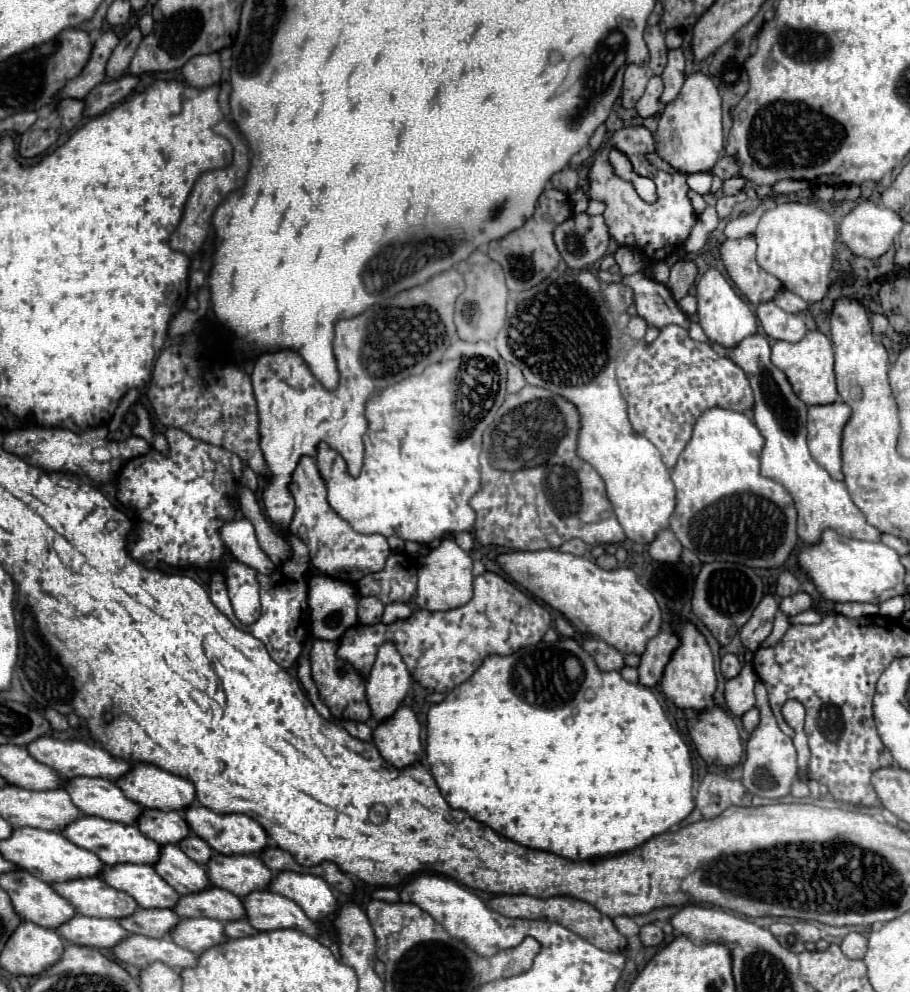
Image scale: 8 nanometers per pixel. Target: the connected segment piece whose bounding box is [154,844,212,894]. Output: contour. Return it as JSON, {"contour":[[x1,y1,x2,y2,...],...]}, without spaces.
{"contour":[[168,844,162,848,154,868,180,894,194,894,212,886,206,868,190,860,176,844]]}

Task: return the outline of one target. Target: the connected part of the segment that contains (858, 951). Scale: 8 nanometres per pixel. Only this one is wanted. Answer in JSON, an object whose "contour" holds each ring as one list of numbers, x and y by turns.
{"contour":[[854,932,842,940,842,952,848,958,864,958,866,948,868,948,868,938,864,934]]}

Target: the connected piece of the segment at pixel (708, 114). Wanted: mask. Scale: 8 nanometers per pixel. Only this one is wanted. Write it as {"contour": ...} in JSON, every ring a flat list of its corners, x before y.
{"contour":[[696,72,686,78,678,98,664,108,654,140,656,154,682,174,710,172,714,168,724,148,722,98,718,94,716,84,708,76]]}

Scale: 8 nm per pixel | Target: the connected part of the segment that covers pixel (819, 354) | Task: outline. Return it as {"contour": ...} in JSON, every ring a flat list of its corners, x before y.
{"contour":[[814,330,814,332,808,332,796,344,778,340,772,346,772,364,778,366,788,376,796,396,804,404,814,406,814,404,832,404,840,400,838,390,836,390,836,380,834,380,834,348,826,334]]}

